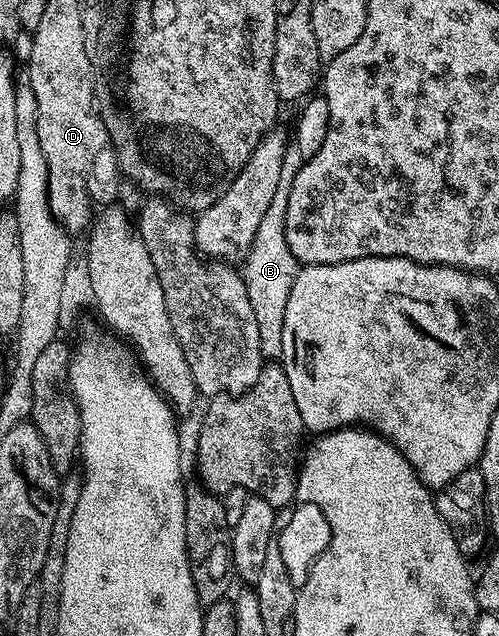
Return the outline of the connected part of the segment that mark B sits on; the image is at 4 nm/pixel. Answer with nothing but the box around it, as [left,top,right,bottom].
[243,149,302,361]

